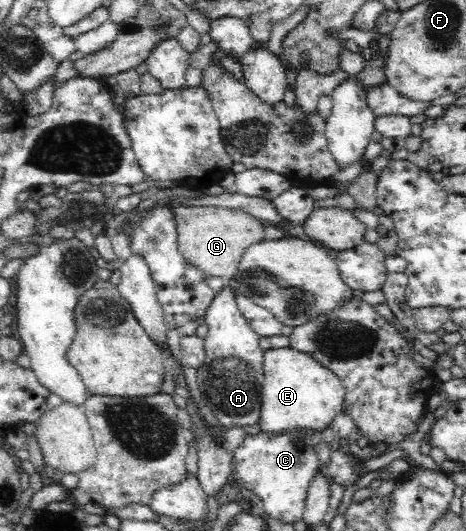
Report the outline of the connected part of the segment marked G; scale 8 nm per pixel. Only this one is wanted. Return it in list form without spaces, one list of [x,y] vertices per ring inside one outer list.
[[[176,205],[173,210],[178,248],[186,261],[204,272],[206,277],[220,277],[225,281],[235,279],[244,251],[264,240],[264,228],[268,225],[237,209]]]

